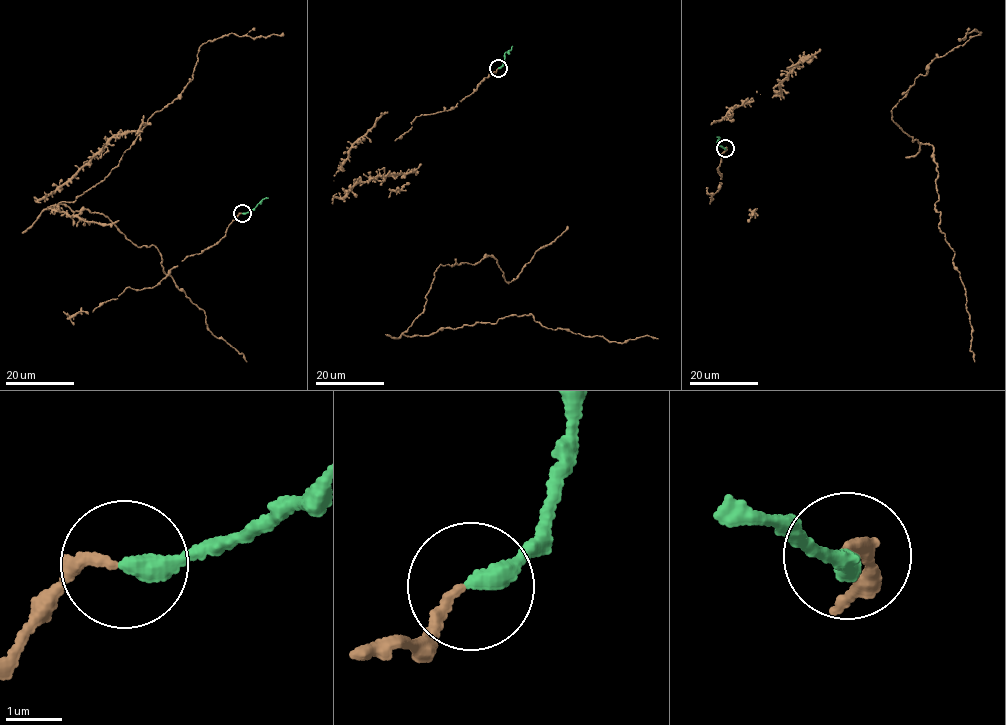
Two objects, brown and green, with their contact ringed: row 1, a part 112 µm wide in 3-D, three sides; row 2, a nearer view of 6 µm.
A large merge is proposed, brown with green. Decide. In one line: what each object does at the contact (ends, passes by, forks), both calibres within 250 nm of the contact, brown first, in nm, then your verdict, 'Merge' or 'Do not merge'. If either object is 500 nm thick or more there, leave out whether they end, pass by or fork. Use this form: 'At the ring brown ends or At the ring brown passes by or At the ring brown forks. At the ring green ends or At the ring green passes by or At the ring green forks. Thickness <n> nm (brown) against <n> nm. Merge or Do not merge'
At the ring brown ends. At the ring green ends. Thickness 200 nm (brown) against 360 nm. Merge

